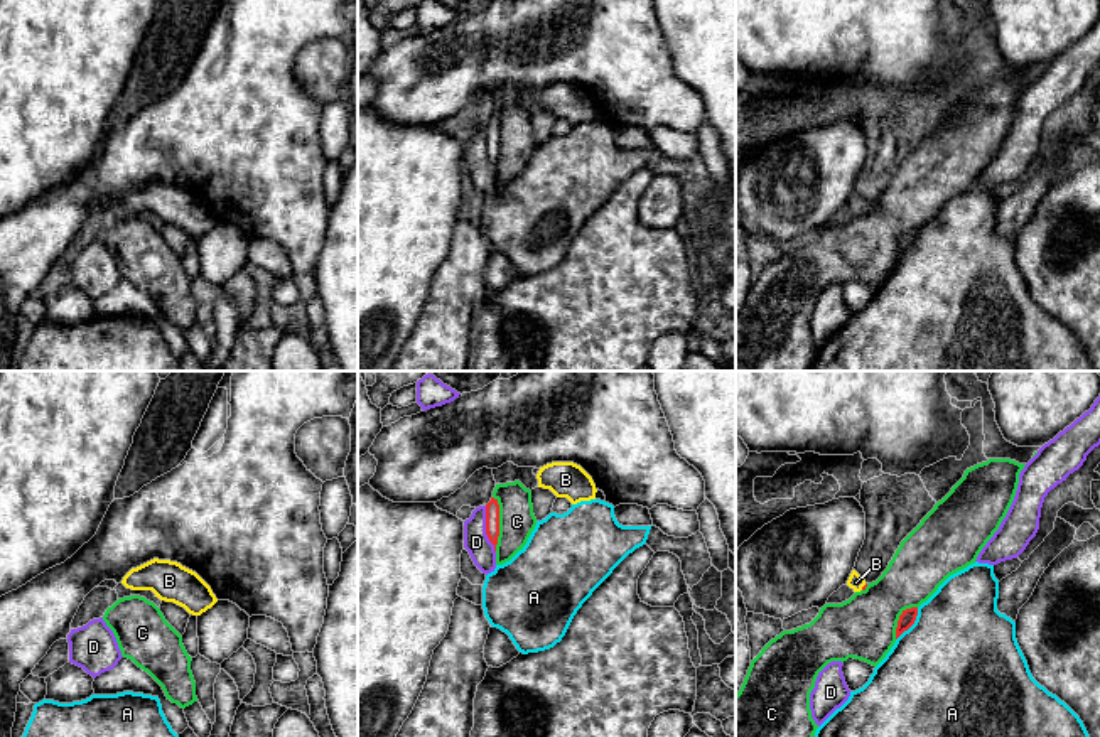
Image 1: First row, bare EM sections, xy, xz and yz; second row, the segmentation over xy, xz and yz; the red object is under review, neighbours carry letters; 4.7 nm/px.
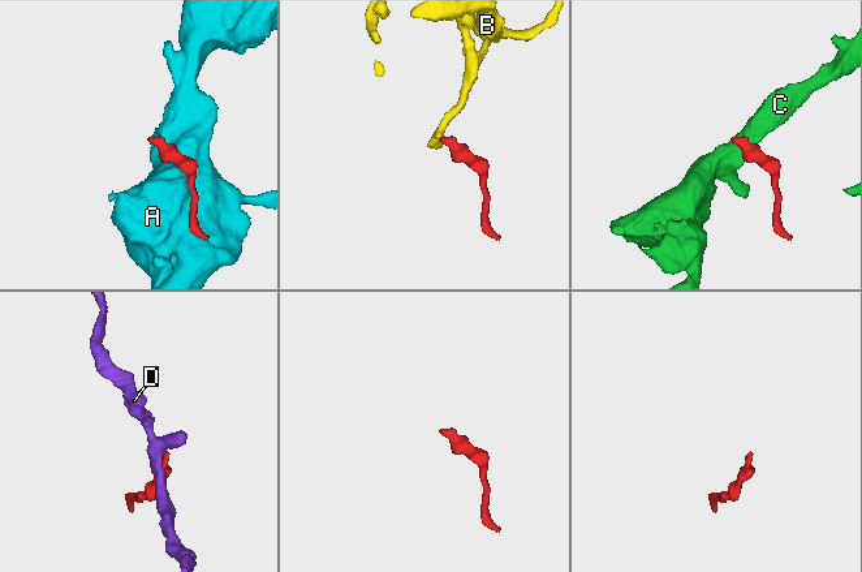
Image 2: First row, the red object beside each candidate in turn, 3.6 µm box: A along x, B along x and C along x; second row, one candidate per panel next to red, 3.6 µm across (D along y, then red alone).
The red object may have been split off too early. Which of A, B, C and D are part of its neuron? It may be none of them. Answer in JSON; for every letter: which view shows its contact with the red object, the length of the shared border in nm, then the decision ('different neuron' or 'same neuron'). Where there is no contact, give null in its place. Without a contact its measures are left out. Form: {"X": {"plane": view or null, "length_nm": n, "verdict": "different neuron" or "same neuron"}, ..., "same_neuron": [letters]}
{"A": {"plane": "yz", "length_nm": 190, "verdict": "different neuron"}, "B": {"plane": "yz", "length_nm": 40, "verdict": "same neuron"}, "C": {"plane": "xz", "length_nm": 260, "verdict": "different neuron"}, "D": {"plane": "xz", "length_nm": 220, "verdict": "different neuron"}, "same_neuron": ["B"]}

